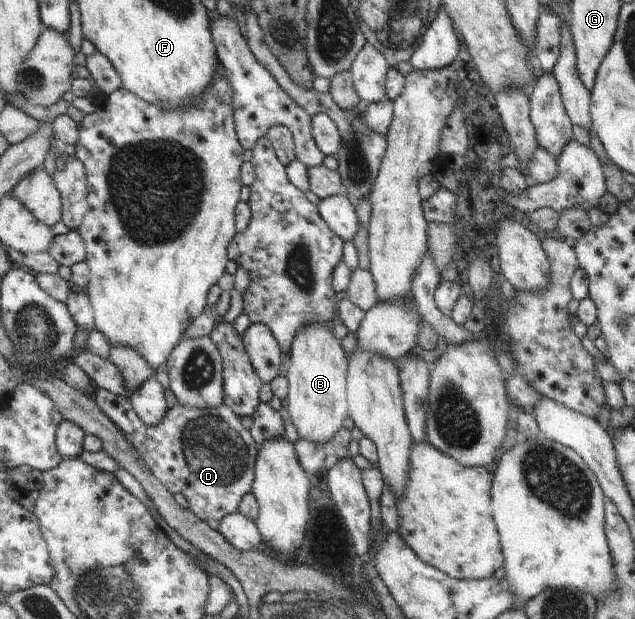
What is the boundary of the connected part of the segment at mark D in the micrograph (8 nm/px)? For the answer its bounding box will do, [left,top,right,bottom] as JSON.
[91,387,259,530]

